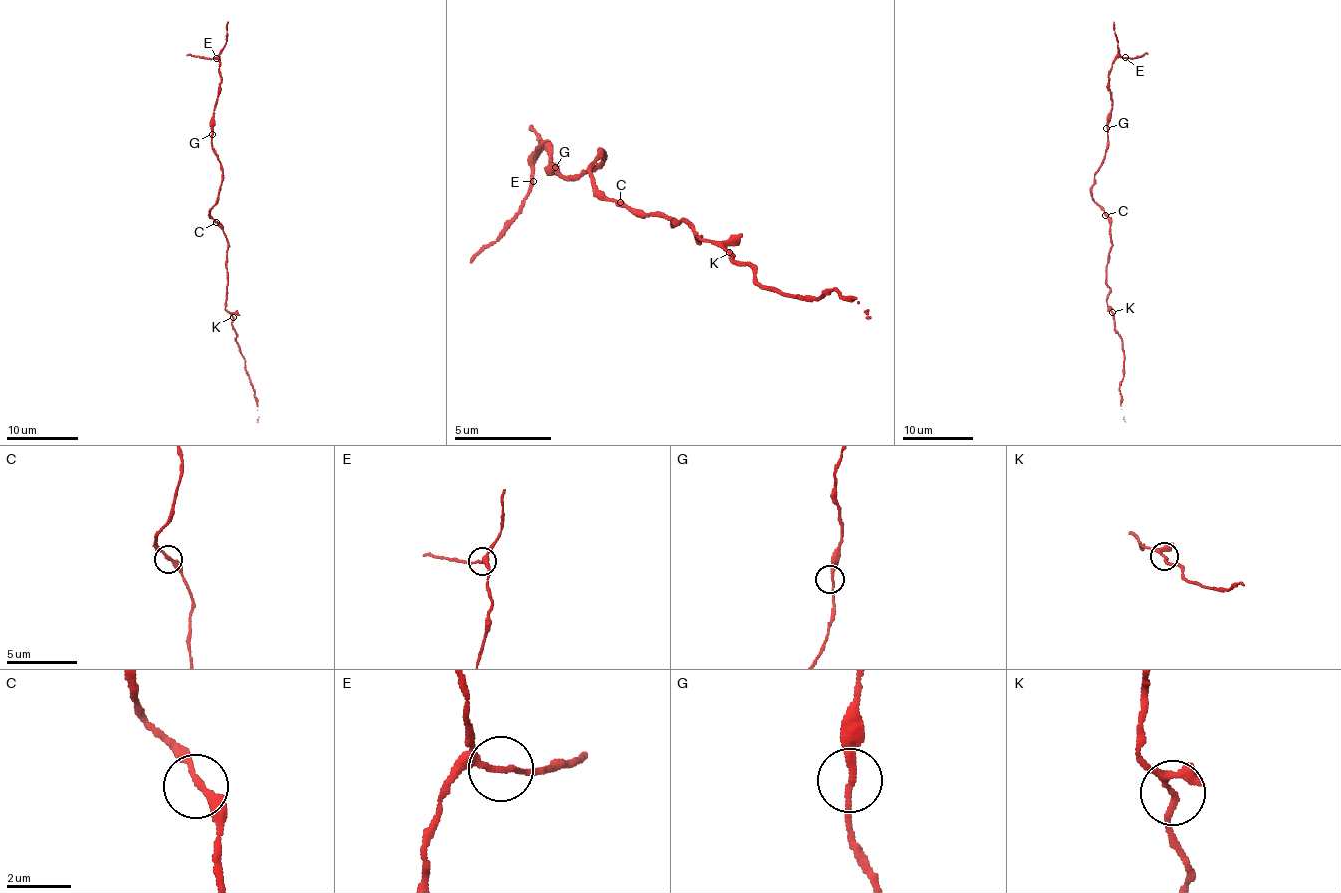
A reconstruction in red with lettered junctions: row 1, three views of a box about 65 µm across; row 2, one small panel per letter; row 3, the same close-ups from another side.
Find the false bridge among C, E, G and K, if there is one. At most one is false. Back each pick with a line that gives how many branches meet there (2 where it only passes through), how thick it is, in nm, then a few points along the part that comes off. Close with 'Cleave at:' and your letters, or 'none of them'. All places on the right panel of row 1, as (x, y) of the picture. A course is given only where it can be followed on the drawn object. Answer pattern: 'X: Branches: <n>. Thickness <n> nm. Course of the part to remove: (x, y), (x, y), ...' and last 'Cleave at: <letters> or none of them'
Cleave at: none of them

